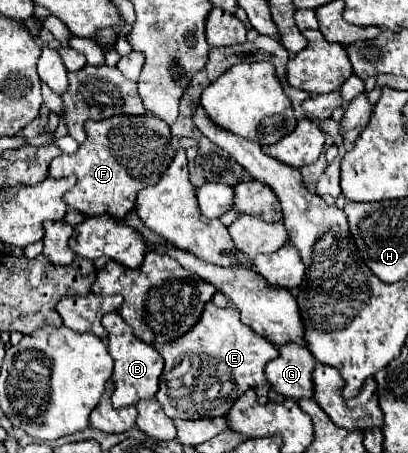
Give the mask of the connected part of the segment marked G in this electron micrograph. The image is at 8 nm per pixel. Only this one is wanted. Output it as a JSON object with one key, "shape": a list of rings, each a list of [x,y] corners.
{"shape":[[[284,343],[278,349],[278,357],[266,365],[268,383],[284,397],[312,399],[312,371],[314,355],[296,343]]]}

